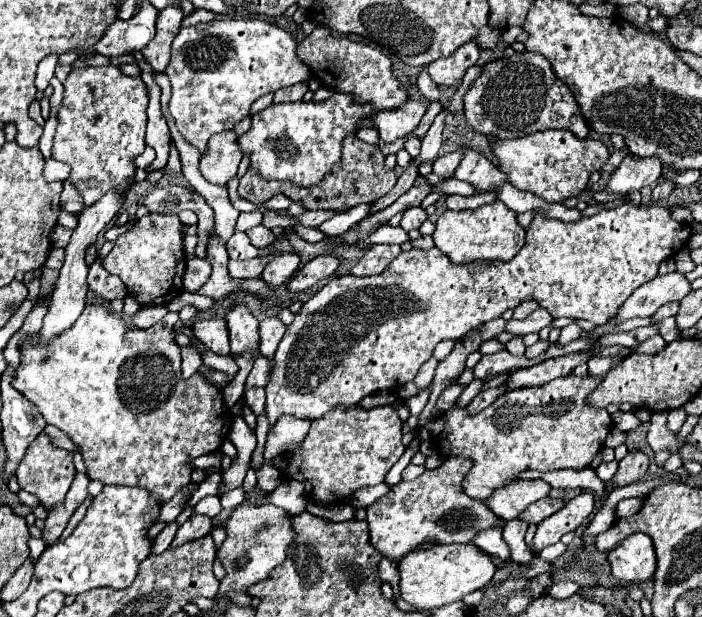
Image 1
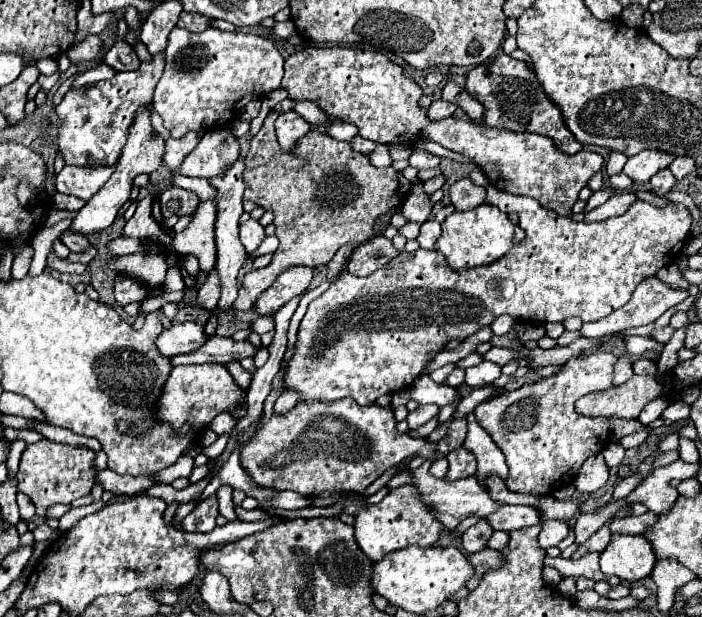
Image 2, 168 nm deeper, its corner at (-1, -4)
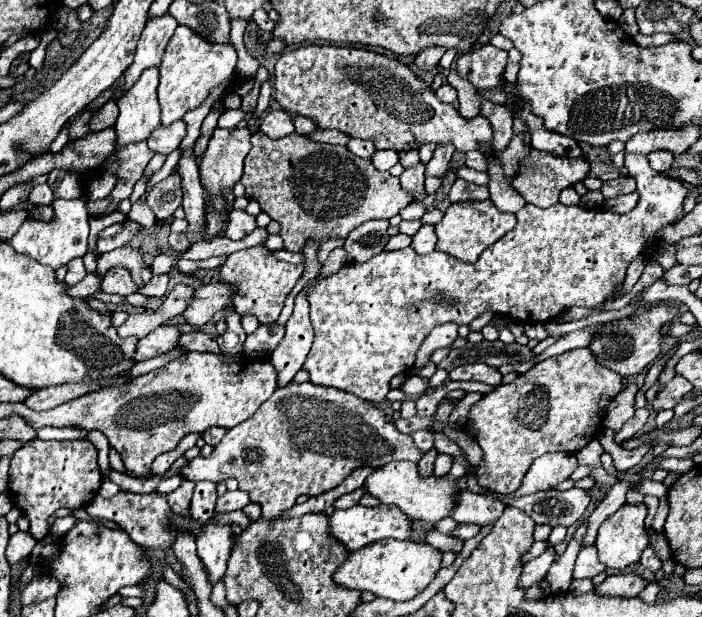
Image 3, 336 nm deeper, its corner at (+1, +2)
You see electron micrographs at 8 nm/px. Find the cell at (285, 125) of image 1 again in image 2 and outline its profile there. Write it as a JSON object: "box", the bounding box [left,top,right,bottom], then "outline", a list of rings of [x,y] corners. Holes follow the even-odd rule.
{"box":[274,110,310,150],"outline":[[[294,110],[280,114],[274,126],[276,126],[276,138],[284,150],[288,150],[296,140],[300,140],[300,136],[304,136],[310,130],[310,124]]]}

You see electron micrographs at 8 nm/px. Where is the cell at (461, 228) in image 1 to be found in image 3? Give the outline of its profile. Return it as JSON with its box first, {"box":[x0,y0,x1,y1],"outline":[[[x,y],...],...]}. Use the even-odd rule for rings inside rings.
{"box":[434,200,516,262],"outline":[[[492,200],[484,202],[456,202],[450,204],[444,218],[434,226],[438,242],[436,250],[446,252],[462,262],[476,262],[480,254],[498,242],[504,234],[508,234],[516,226],[516,216],[510,212],[500,212]]]}

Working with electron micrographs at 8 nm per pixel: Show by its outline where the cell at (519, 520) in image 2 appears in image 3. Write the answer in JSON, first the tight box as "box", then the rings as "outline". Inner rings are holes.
{"box":[454,490,506,526],"outline":[[[464,490],[464,496],[460,496],[460,508],[456,508],[454,520],[464,524],[486,526],[486,524],[494,524],[504,510],[506,506],[500,500],[492,500],[484,494],[472,494]]]}

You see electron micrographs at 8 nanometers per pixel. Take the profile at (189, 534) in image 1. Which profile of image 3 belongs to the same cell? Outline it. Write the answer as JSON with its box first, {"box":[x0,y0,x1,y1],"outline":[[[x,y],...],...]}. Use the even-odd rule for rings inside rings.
{"box":[188,482,218,524],"outline":[[[196,482],[194,496],[188,510],[190,518],[196,520],[198,524],[206,524],[214,516],[216,500],[218,500],[218,494],[216,494],[214,482]]]}

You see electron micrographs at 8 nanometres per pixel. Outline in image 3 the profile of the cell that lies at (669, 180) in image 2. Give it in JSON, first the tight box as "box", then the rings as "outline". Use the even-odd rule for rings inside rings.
{"box":[648,152,674,174],"outline":[[[652,152],[652,156],[648,156],[652,170],[656,170],[658,174],[666,174],[670,170],[670,164],[674,160],[672,152]]]}

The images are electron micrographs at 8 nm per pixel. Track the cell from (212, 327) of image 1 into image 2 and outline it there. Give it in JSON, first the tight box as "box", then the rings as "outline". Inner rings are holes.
{"box":[156,322,208,358],"outline":[[[196,322],[176,324],[172,328],[164,328],[156,338],[156,348],[162,356],[170,358],[176,354],[188,354],[198,350],[208,338],[204,336],[204,328]]]}

